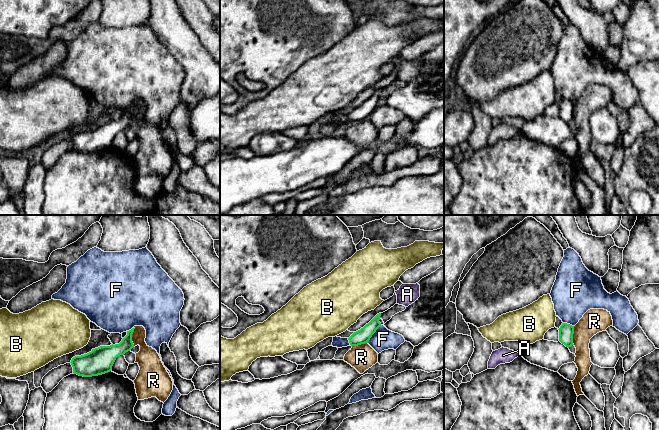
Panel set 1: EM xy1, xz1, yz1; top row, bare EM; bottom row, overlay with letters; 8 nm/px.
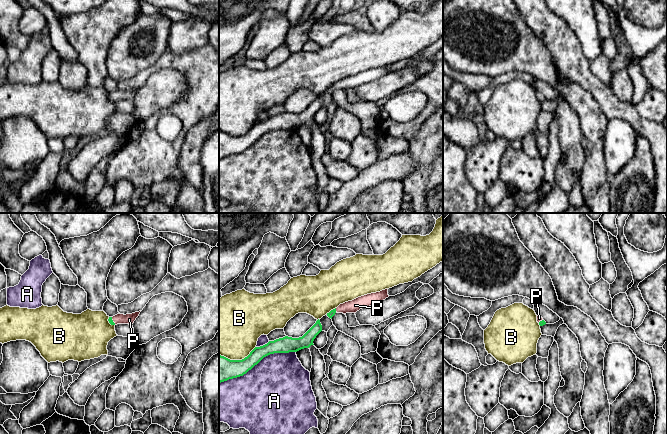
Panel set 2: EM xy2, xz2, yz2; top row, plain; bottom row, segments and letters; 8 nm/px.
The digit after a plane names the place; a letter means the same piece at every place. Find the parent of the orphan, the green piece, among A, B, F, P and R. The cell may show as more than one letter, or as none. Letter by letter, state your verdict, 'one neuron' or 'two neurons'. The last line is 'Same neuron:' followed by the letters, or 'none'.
A: two neurons
B: two neurons
F: two neurons
P: one neuron
R: two neurons
Same neuron: P

